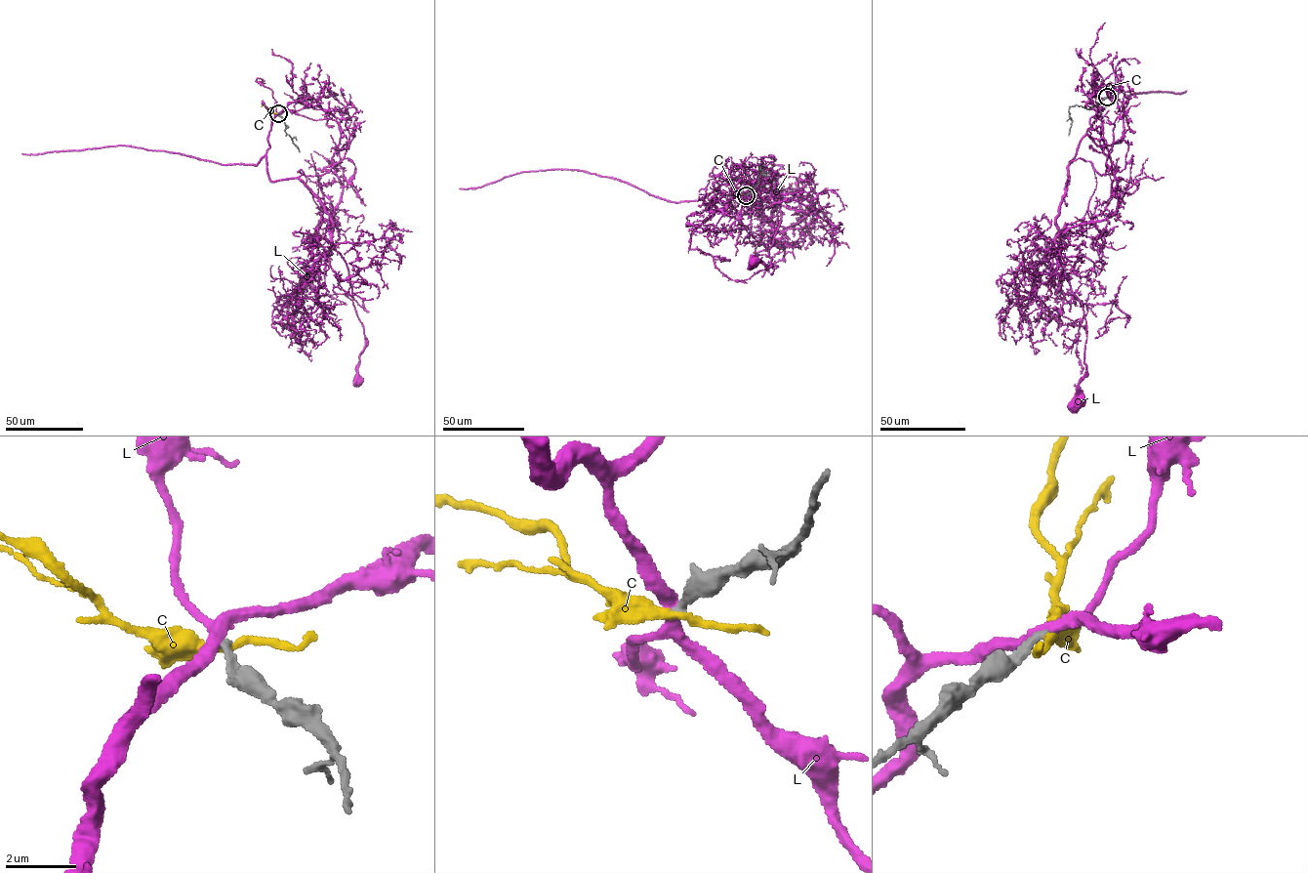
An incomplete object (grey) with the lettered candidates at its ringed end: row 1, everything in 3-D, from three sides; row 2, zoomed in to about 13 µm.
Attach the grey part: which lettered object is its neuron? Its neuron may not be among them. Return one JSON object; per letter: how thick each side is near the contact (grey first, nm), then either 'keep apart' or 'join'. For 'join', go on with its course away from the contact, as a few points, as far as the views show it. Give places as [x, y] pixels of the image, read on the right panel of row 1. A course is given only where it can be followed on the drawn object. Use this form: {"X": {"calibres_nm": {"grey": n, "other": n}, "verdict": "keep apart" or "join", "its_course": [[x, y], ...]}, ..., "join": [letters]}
{"C": {"calibres_nm": {"grey": 240, "other": 280}, "verdict": "keep apart"}, "L": {"calibres_nm": {"grey": 240, "other": 280}, "verdict": "keep apart"}, "join": []}

